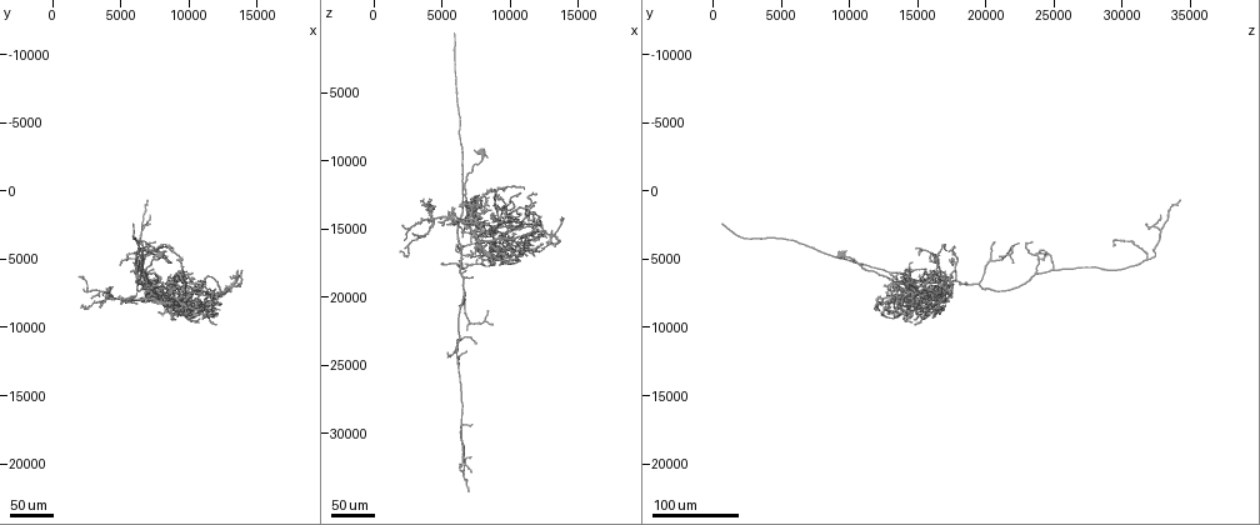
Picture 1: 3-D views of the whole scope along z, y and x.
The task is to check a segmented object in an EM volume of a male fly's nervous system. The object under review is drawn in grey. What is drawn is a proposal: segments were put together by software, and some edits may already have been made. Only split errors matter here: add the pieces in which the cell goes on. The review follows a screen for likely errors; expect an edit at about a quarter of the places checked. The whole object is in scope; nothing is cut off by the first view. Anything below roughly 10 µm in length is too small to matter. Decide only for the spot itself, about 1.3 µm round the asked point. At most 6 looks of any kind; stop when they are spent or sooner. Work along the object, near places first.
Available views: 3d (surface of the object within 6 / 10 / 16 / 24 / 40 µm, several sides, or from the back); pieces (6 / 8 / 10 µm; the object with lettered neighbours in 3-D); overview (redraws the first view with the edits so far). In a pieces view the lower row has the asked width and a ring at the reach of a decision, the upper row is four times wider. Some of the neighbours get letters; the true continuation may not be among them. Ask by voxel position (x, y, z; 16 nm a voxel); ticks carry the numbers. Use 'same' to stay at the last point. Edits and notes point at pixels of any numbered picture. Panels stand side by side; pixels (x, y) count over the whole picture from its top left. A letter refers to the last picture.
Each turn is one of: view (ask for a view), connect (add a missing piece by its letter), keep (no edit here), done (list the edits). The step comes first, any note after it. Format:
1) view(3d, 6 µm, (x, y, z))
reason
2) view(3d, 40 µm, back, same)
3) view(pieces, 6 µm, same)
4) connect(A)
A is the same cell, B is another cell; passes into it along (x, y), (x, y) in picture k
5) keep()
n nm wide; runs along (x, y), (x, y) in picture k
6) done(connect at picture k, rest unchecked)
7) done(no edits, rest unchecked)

view(3d, 24 µm, (6000, 2600, 800))
long arm stops here

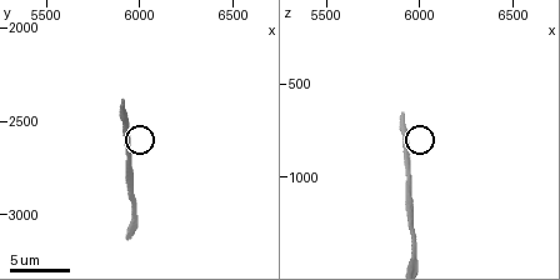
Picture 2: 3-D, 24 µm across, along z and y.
view(pieces, 8 µm, (5920, 2400, 680))
what lies round it

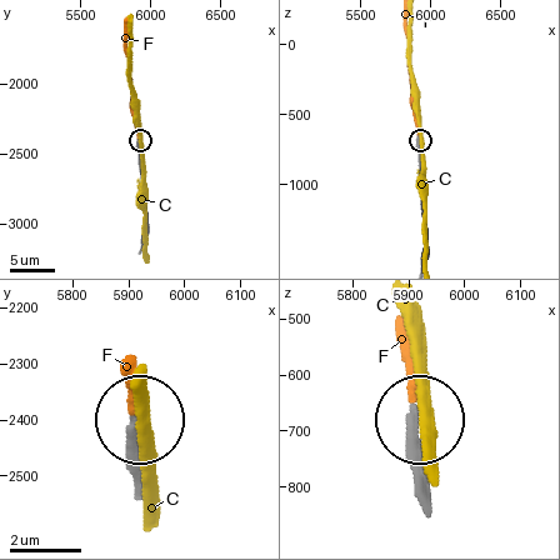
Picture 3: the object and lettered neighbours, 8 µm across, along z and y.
connect(F)
F is the same cell, C is another cell; passes into it along (421, 479), (413, 326) in picture 3; the cell continues

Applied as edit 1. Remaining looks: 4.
view(3d, 24 µm, (10200, 8400, 13600))
branch stops here

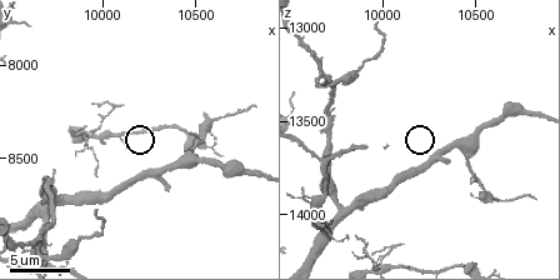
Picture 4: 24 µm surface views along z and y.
view(pieces, 8 µm, (10360, 8660, 13720))
see the neighbours

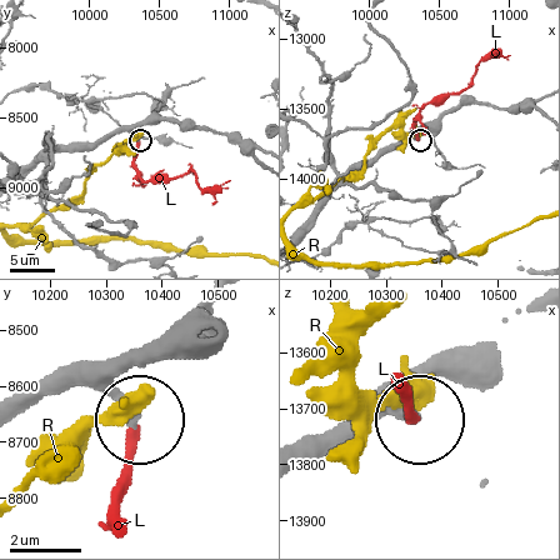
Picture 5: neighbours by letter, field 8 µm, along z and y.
connect(L)
L is the same cell, R is another cell; it goes on there

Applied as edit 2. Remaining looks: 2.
view(3d, 40 µm, (13600, 6400, 15800))
free end

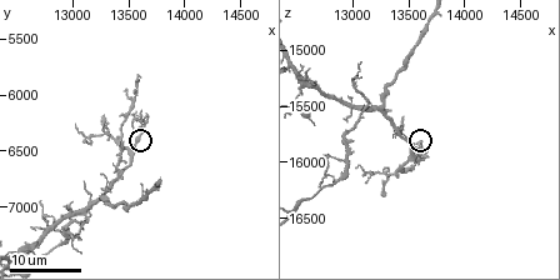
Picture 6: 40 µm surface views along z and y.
view(pieces, 6 µm, (13440, 6440, 15600))
what lies round it

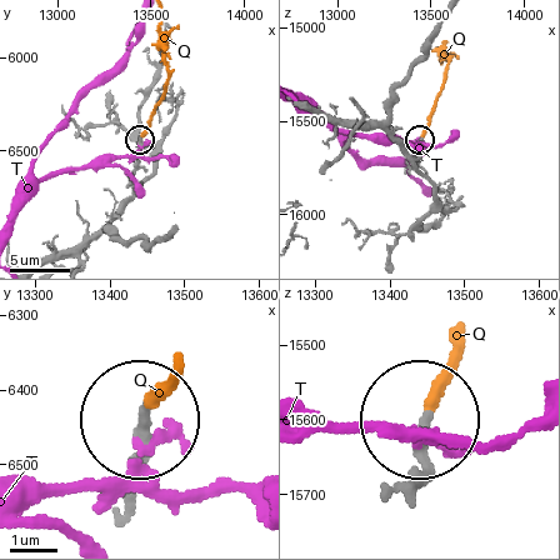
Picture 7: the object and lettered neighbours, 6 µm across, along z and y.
connect(Q)
210 nm wide; Q is the same cell, T is another cell; passes into it along (135, 164), (138, 145), (168, 75), (161, 21) in picture 7; the cell continues

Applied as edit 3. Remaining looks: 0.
done(connect at picture 3, connect at picture 5, connect at picture 7, rest unchecked)

